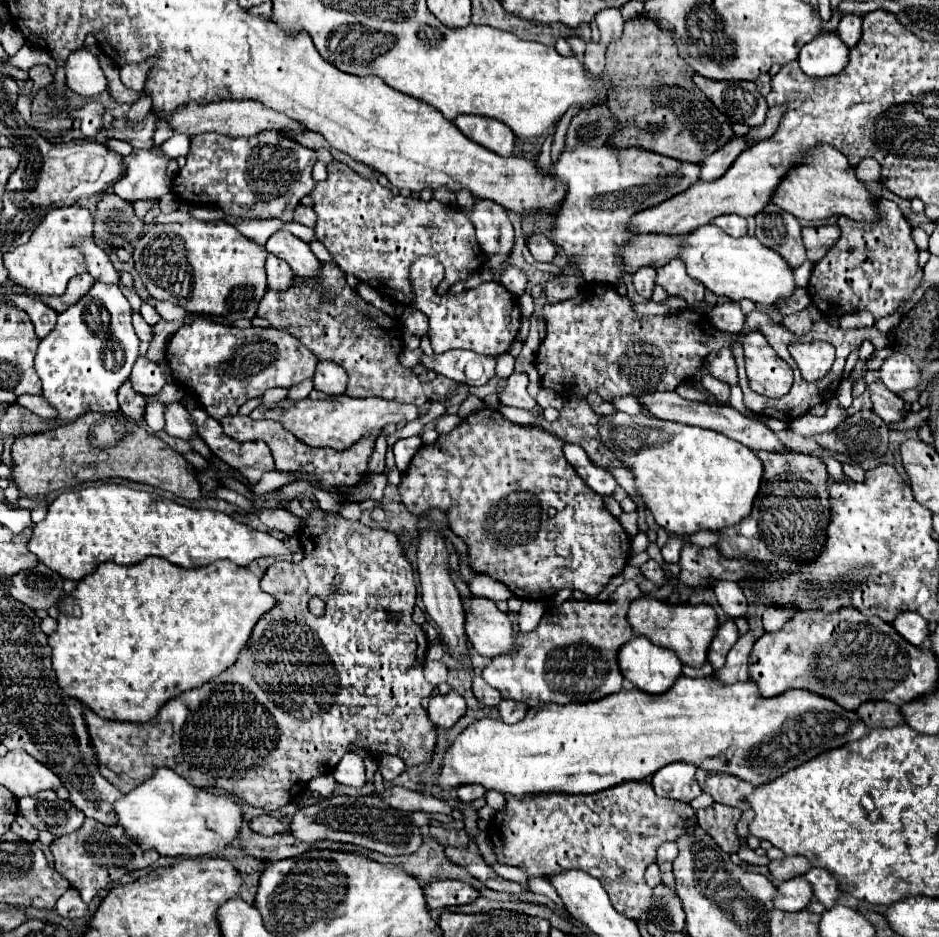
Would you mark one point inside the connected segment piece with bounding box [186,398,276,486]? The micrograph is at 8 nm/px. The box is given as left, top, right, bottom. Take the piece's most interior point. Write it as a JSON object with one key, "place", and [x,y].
{"place":[253,459]}

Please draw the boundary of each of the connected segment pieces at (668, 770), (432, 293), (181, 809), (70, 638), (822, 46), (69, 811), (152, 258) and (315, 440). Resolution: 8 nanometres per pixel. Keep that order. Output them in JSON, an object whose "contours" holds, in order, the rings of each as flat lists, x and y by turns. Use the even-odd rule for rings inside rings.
{"contours":[[[682,762,668,764,652,776,654,792,664,798,690,802,692,798,702,794,694,772,696,772,696,766,690,766,690,764,682,764]],[[422,256,410,268,410,282,414,284,412,308,418,308,428,316,430,320,428,336,434,352,442,354,452,348,464,348,486,356,500,356,508,352,520,328,518,300,502,284,496,282,482,282,480,286,456,296,438,296,436,288,444,275,442,264,434,257]],[[164,766,140,786,118,798,114,802,114,814,126,836,138,842,142,850,158,850,162,856,218,854,232,842,242,826,242,812,234,800,196,788]],[[146,556,142,562,130,564,130,566,106,562,106,564,98,566,94,574,80,580,76,584,76,590,64,598,62,614,58,618,58,628,56,628,56,632,52,632,48,636,48,644,52,646,52,666,56,670,60,686,66,690,66,694,78,698,84,706,90,706,100,718,118,720,118,722,148,722,158,714,158,708,166,700,174,698,190,688,198,688,206,680,216,678,218,674,228,670,236,662,242,646,246,646,256,622,262,618,262,614,266,614,268,610,274,608,274,602,276,602,276,598,272,594,266,594,260,588,260,578,248,566,236,566,230,560,216,560,214,564,208,564,202,568,174,566,172,562,166,562,164,558,158,558,158,556]],[[834,32,822,36,800,48,798,64,808,76,834,76,844,70,848,62,848,48]],[[44,790,44,792,38,792,36,796,26,796,26,798,20,798,18,800,18,812,36,828,36,830,50,830,56,838,58,836,64,836,64,834,72,834,74,830,78,830,84,822,84,814,72,806,68,800,60,800,56,796,54,790]],[[188,220,182,224,154,224,150,232,146,232,134,246,134,268,154,300,170,300,188,312,204,312,212,316,224,316,226,320,238,320,254,318,258,302,266,292,266,256,268,252,264,246,250,242,224,220]],[[346,394,327,396,326,400,312,400,304,398,300,401,284,399,276,404,262,404,250,412,250,418,272,418,278,420,288,432,292,432,298,440,308,446,328,446,334,450,346,450,360,438,370,436,374,430,380,430,388,424,412,422,418,418,418,408,414,404,396,404,384,398,350,398]]]}

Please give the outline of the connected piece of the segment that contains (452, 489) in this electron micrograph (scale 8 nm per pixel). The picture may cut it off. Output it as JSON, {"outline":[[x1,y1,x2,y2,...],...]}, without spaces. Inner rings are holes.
{"outline":[[482,408,482,410,474,412,474,414,470,414,466,420,462,420,450,434,438,436,434,446,422,446,414,454,408,472,402,474,402,482,398,484,400,496,402,496,402,504,416,516,424,514,428,508,444,510,448,514,448,522,450,522,452,532,456,536,460,536,466,542,466,546,468,546,468,564,470,564,470,568,474,572,478,572,478,574,486,574,486,576,506,584,512,590,512,594,522,598,522,600,552,598,562,588,582,590,584,594,596,598,606,588,610,578,618,576,624,570,626,560,630,556,630,538,624,532,624,552,622,552,622,526,620,526,620,522,606,510,606,506,602,502,602,496,596,494,594,490,590,490,590,486,586,486,586,482,578,476,574,466,570,466,570,462,566,462,566,458,562,454,562,446,564,446,564,442,556,434,548,434,546,430,540,430,536,426,514,424,514,422,506,420,498,410]]}

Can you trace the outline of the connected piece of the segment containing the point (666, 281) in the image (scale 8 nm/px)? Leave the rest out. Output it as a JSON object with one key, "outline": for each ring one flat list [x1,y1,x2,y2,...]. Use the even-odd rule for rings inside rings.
{"outline":[[680,258,670,260,662,268,656,268,656,284,660,284,672,296,682,296,688,302,688,306,694,306,696,302,700,302,706,290,702,282,686,274,686,266]]}

